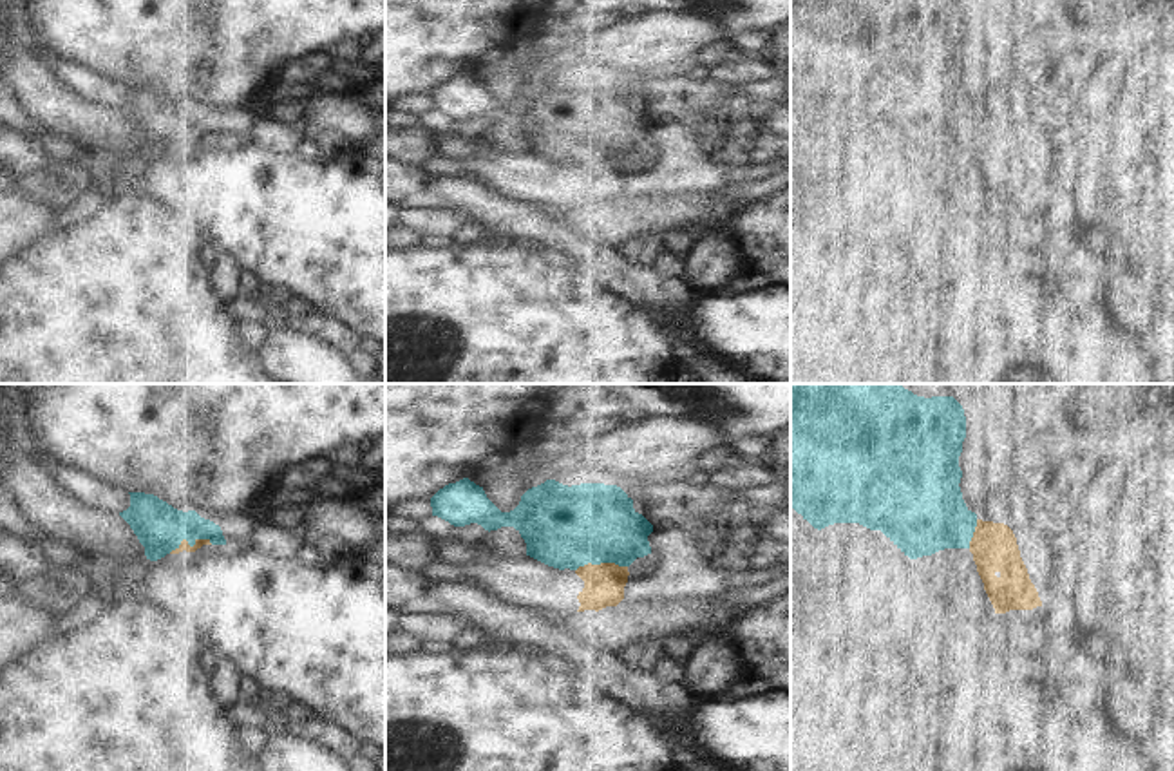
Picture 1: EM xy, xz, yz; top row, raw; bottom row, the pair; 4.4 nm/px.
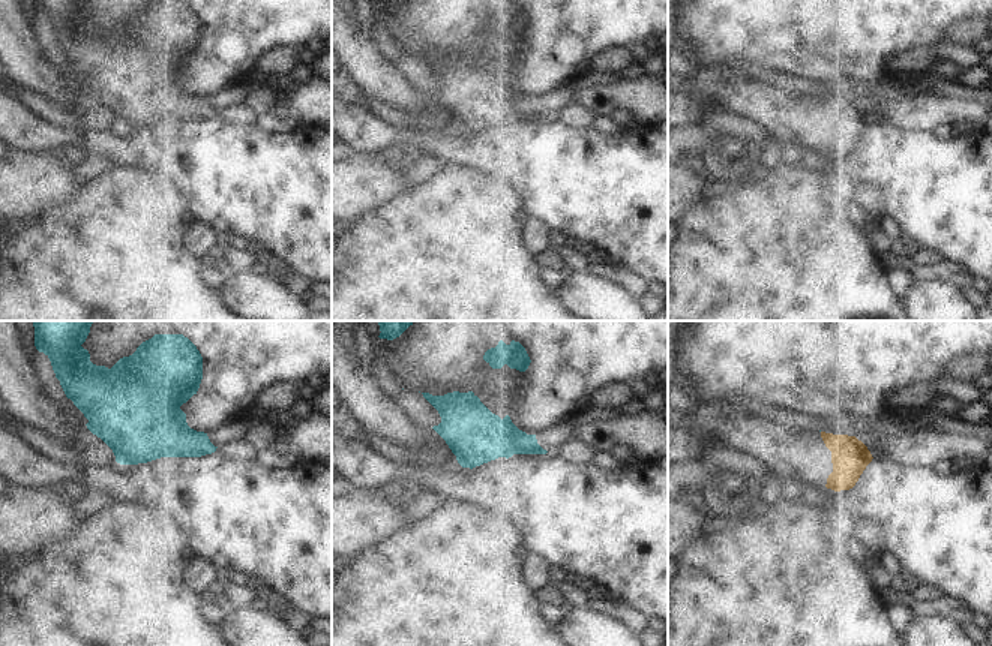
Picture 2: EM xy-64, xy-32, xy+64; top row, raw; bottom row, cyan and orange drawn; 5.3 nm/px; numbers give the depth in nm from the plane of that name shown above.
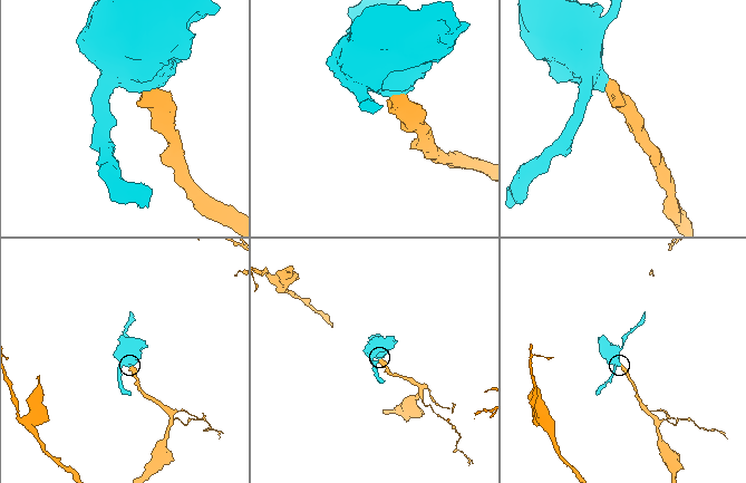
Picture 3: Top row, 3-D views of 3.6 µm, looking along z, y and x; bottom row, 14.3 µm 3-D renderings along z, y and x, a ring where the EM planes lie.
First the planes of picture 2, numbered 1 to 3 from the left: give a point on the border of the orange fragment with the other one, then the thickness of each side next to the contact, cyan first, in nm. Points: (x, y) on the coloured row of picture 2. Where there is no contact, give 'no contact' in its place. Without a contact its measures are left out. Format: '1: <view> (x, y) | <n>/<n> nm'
1: no contact
2: no contact
3: no contact

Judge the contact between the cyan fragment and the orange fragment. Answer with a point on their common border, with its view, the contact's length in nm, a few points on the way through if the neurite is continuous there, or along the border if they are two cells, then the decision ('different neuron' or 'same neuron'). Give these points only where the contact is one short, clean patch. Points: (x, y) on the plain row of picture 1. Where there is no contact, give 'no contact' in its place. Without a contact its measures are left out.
meets cyan in xy at (190, 140); contact 200 nm long; different neuron

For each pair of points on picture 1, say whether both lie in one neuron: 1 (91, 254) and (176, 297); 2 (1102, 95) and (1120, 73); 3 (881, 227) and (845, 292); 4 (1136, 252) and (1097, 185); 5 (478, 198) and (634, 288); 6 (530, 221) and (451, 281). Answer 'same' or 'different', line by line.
1: same
2: same
3: different
4: same
5: same
6: different

